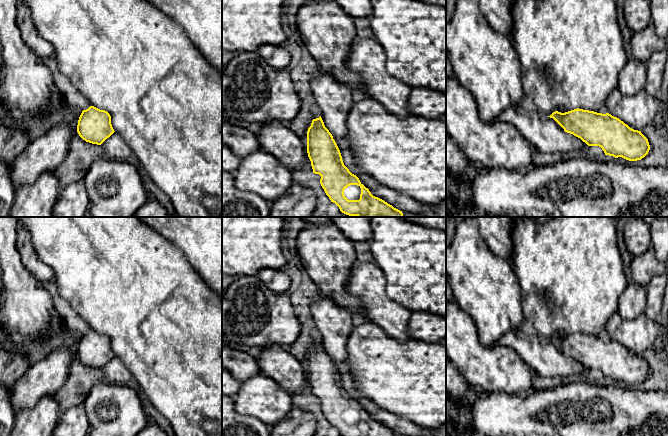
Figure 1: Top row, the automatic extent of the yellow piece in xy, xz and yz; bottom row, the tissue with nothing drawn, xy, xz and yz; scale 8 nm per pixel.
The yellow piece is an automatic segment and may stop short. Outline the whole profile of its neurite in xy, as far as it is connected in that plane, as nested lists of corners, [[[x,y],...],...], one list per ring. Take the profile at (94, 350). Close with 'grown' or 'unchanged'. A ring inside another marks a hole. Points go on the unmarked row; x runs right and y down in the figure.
[[[94,330],[83,334],[77,349],[79,360],[86,366],[100,369],[105,381],[119,385],[129,385],[132,373],[123,362],[114,355],[111,340],[105,334]]] | grown

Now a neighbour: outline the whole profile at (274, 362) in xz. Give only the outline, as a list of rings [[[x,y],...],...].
[[[280,345],[262,347],[256,361],[262,374],[275,380],[290,395],[303,391],[308,381],[303,365]]]

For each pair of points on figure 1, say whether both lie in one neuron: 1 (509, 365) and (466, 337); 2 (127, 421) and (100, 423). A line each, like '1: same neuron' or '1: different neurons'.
1: same neuron
2: same neuron

